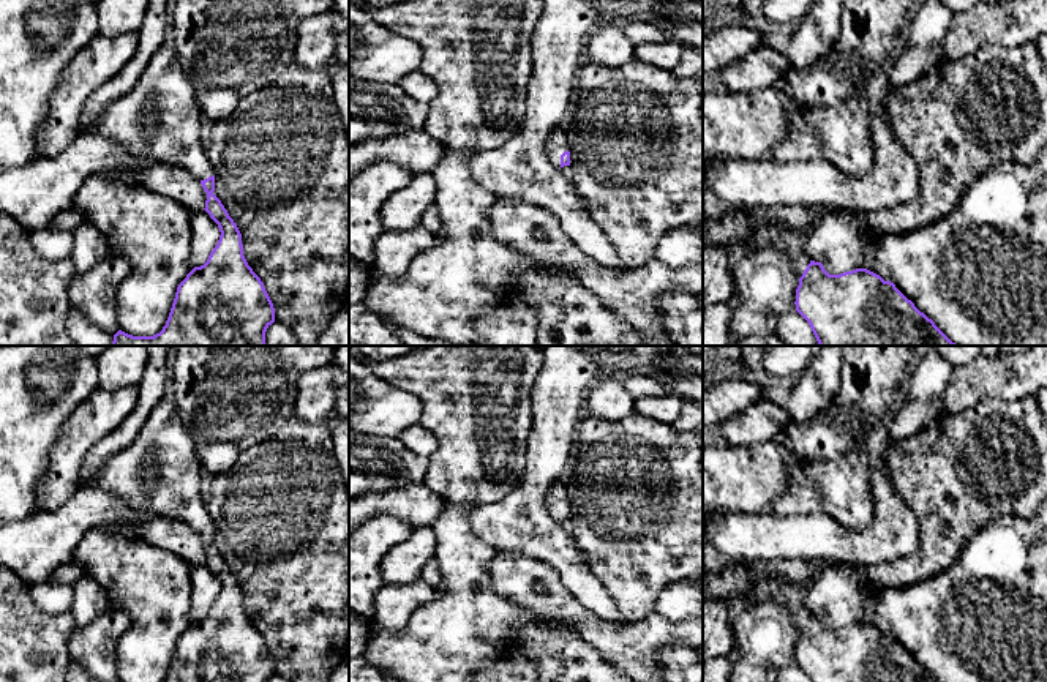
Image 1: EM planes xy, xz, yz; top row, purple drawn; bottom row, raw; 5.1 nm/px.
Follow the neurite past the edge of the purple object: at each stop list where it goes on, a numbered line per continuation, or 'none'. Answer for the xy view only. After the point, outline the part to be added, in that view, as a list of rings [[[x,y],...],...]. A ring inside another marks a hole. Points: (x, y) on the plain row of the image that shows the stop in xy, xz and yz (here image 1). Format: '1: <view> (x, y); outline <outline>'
1: xy (158, 474); outline [[[163,399],[147,417],[139,436],[126,448],[111,456],[101,467],[96,480],[88,483],[87,488],[98,488],[118,499],[122,499],[128,512],[136,518],[134,521],[122,523],[107,519],[98,527],[109,532],[117,532],[129,540],[141,541],[141,523],[137,521],[144,515],[169,516],[188,523],[199,535],[215,529],[215,524],[208,515],[205,500],[201,496],[201,461],[196,453],[194,440],[183,426],[178,417],[178,410],[174,401]]]

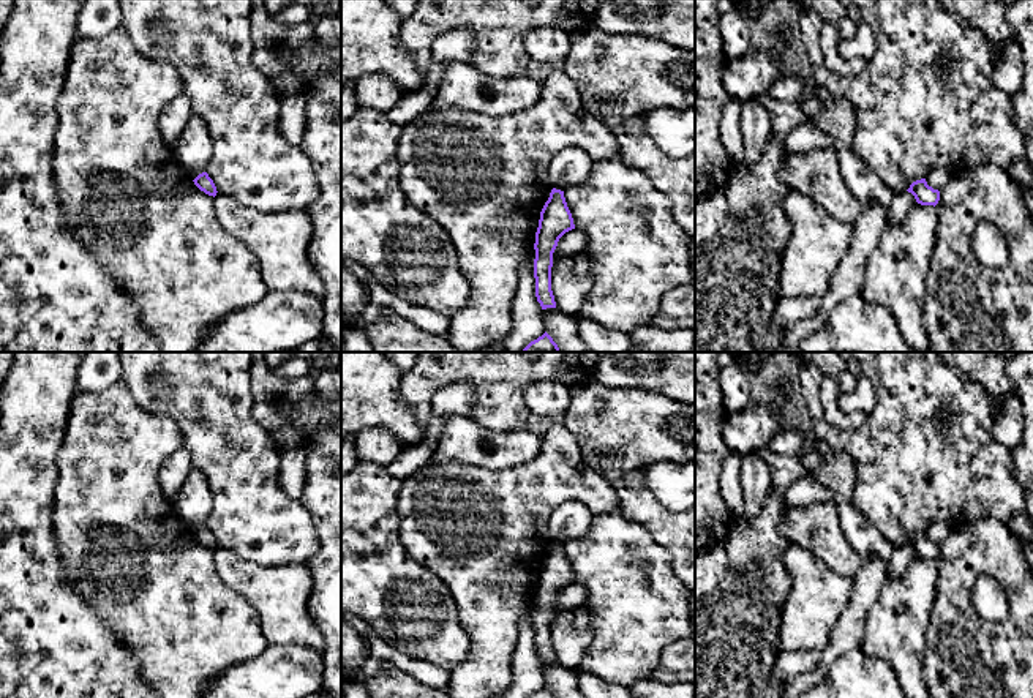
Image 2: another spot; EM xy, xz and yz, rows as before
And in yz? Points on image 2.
none

